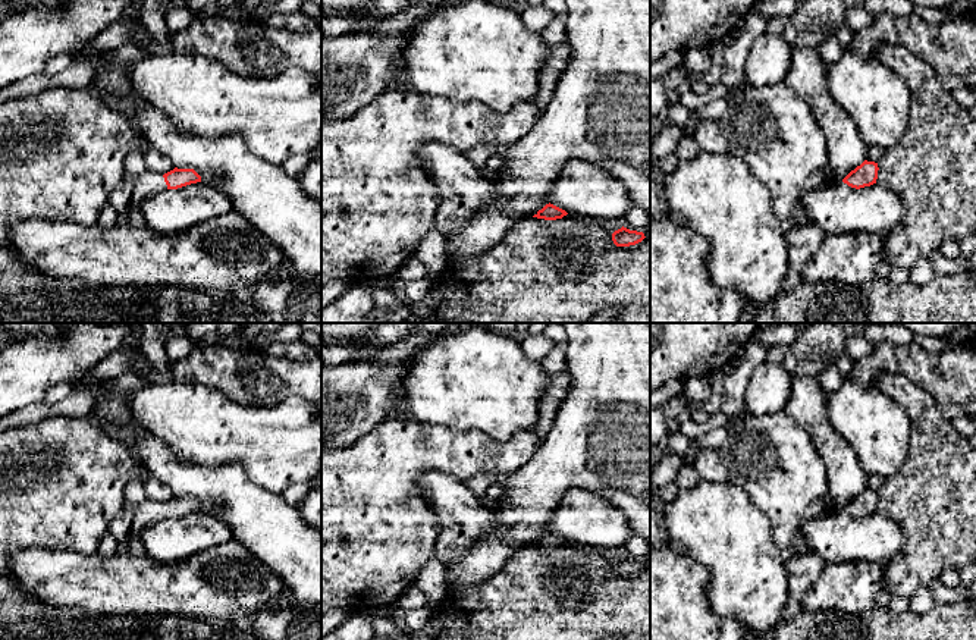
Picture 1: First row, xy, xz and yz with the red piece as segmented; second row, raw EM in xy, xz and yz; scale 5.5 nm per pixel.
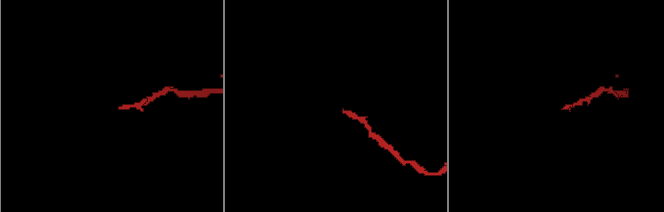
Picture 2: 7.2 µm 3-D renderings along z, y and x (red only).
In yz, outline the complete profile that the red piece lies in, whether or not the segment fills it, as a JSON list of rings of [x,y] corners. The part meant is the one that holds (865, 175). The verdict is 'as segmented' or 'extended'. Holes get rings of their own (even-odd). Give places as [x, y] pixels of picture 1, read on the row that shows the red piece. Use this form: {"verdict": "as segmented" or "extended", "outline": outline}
{"verdict": "as segmented", "outline": [[[864,160],[860,166],[851,170],[842,182],[851,188],[860,189],[876,183],[878,163]]]}

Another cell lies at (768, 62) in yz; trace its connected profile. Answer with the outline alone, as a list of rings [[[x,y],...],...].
[[[760,34],[746,59],[746,78],[750,87],[763,87],[787,79],[791,62],[791,44],[784,35]]]

